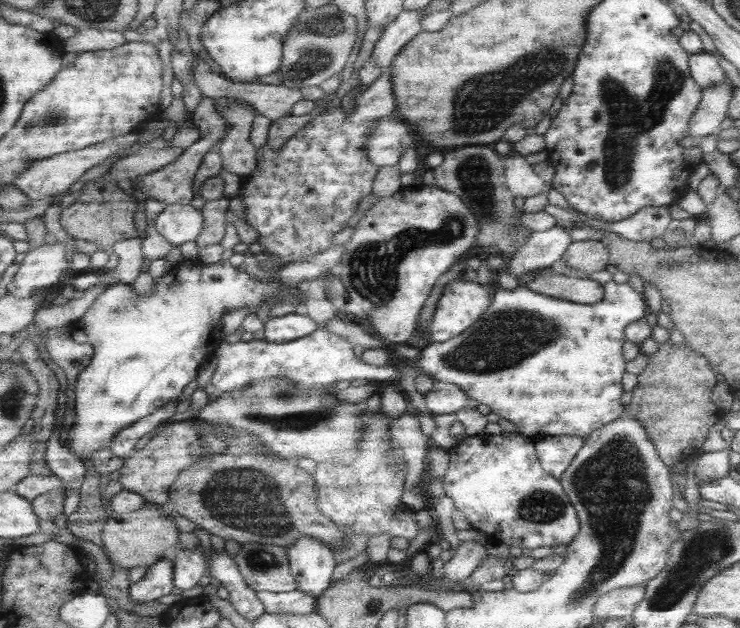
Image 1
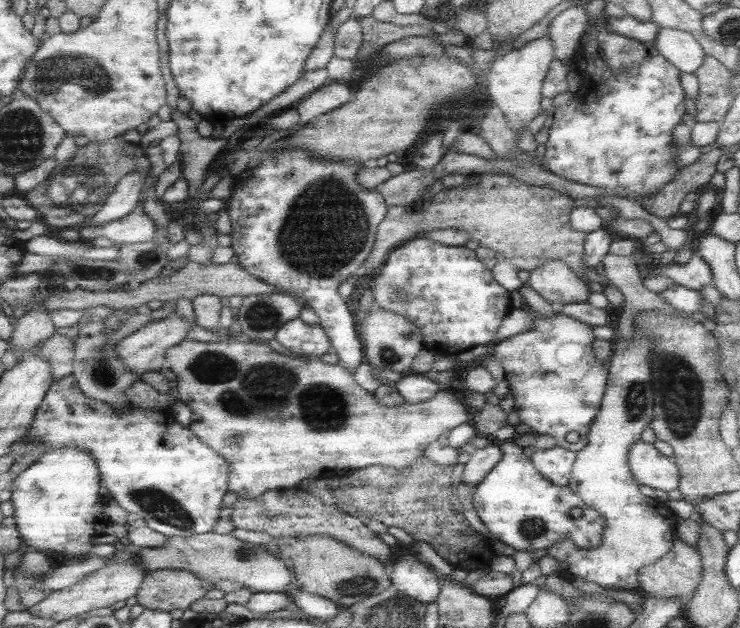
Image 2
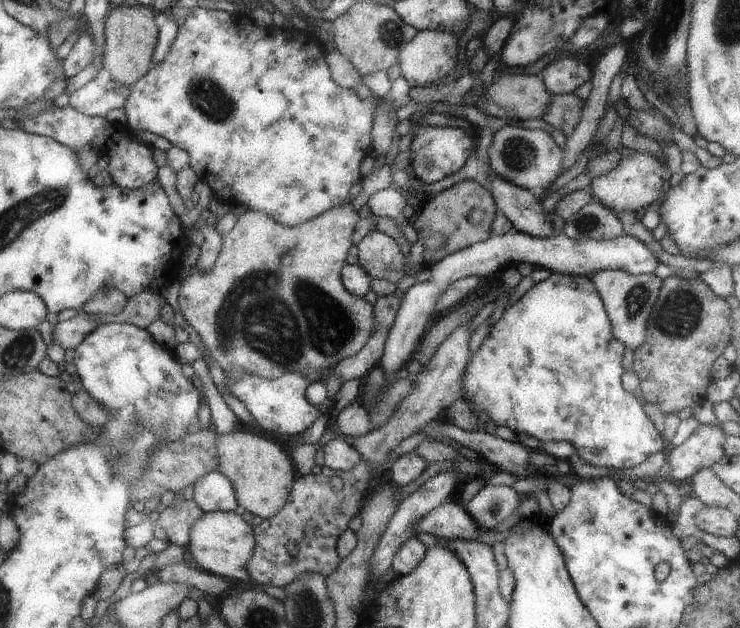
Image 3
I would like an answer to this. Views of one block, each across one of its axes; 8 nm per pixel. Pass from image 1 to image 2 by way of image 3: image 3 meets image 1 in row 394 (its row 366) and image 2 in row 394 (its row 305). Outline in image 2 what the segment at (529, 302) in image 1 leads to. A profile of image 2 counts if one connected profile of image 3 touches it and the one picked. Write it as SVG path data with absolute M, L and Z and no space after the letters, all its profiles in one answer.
M531 308L527 315L532 319L532 327L489 345L491 351L481 359L480 366L488 361L499 361L507 380L508 391L513 396L513 411L519 417L519 424L529 426L534 435L549 435L555 439L557 447L577 453L586 446L586 433L590 423L599 411L601 397L607 380L606 362L597 360L591 352L591 326L577 322L575 318L563 316L554 308L551 316L537 316Z

